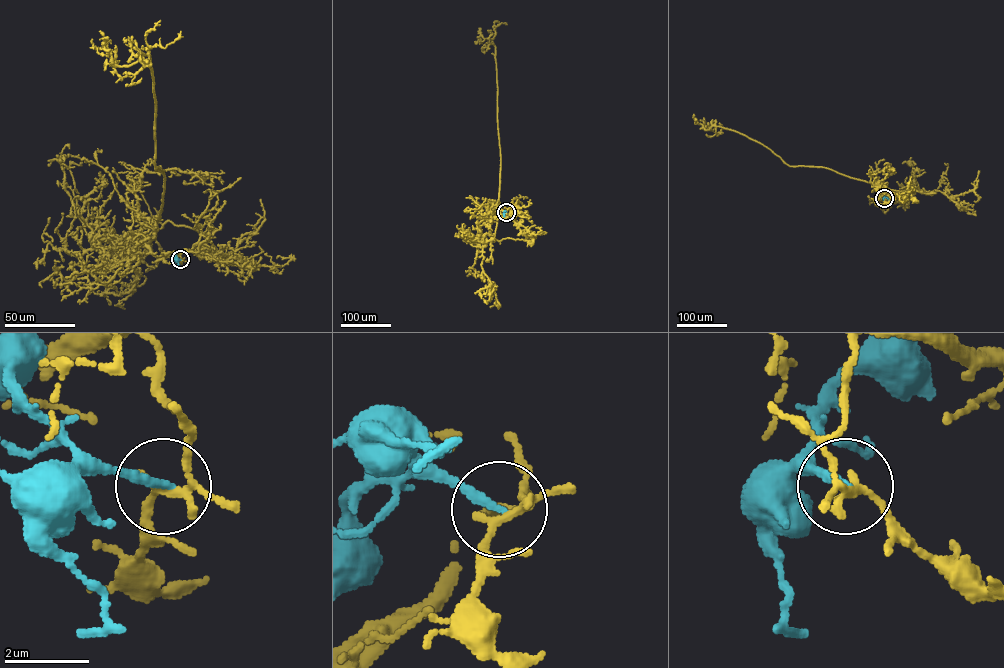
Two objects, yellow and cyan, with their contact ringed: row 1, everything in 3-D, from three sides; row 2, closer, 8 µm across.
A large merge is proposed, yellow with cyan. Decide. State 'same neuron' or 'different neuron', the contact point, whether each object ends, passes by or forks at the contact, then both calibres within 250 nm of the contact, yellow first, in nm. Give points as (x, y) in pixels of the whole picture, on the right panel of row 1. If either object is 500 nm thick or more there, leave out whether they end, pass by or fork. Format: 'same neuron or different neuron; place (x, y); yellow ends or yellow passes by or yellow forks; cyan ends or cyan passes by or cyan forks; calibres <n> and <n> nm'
different neuron; place (884, 198); yellow forks; cyan ends; calibres 160 and 240 nm

